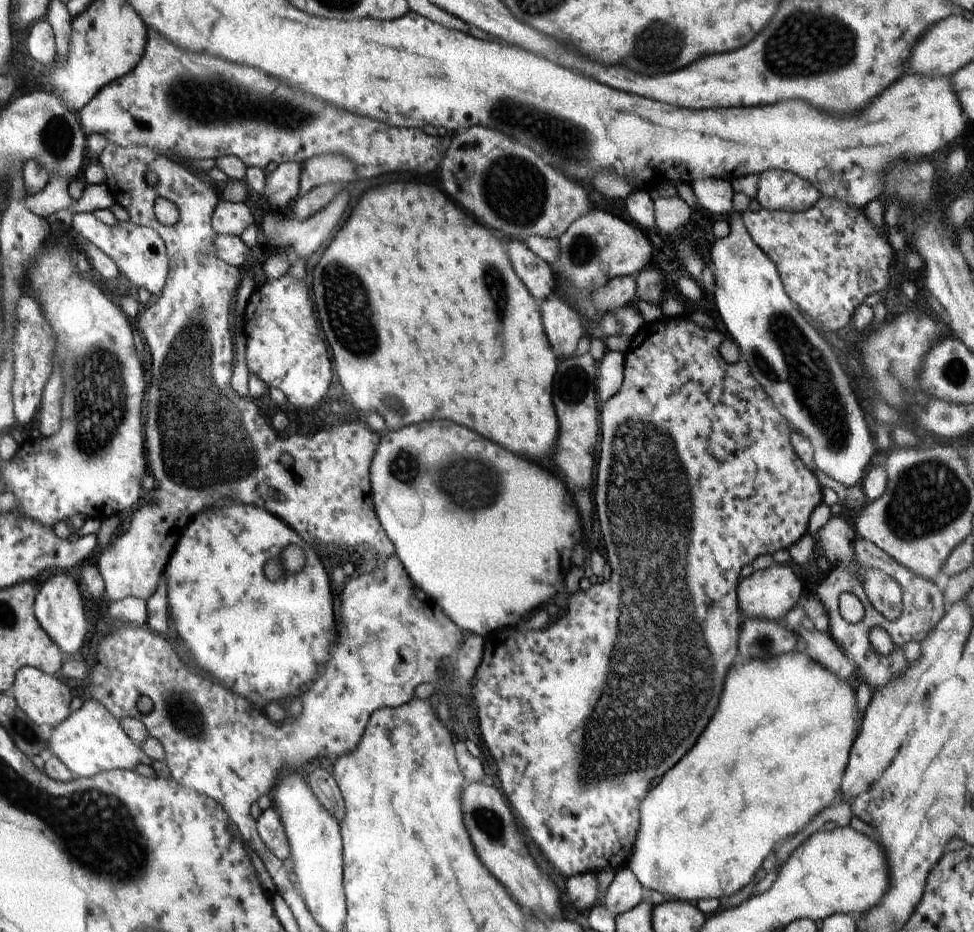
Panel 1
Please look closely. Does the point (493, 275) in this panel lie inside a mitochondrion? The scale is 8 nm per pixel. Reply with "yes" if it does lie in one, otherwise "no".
yes

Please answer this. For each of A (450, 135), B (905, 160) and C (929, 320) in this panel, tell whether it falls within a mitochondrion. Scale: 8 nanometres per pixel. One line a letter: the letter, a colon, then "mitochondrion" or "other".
A: other
B: other
C: other

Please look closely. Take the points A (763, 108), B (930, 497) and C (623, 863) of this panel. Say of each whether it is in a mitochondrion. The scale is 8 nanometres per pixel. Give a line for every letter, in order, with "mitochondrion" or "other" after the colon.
A: other
B: mitochondrion
C: other

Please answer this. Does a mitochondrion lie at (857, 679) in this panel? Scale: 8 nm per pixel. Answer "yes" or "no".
no

